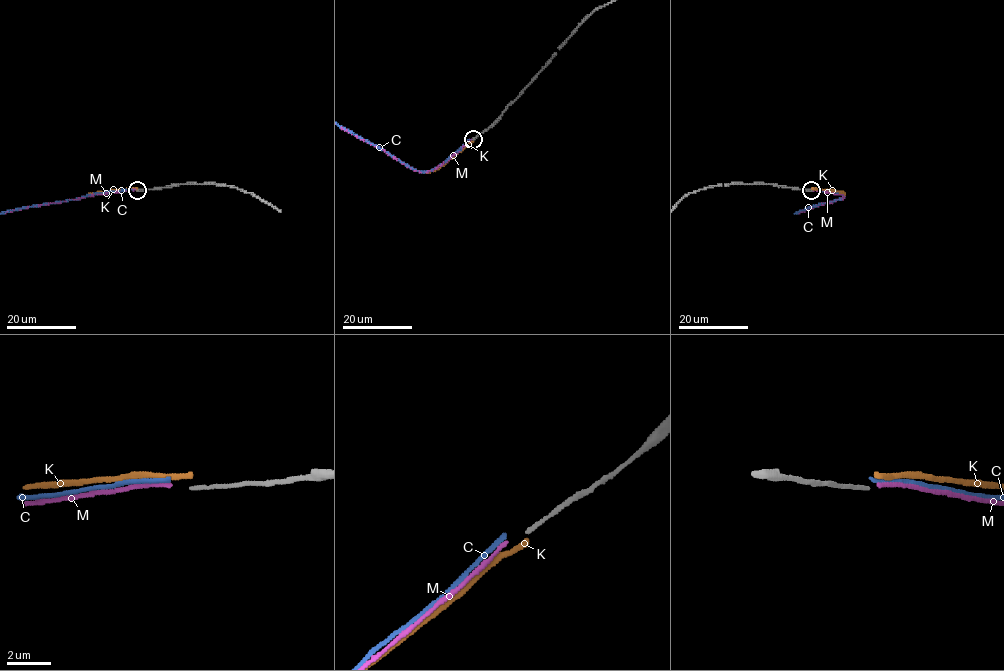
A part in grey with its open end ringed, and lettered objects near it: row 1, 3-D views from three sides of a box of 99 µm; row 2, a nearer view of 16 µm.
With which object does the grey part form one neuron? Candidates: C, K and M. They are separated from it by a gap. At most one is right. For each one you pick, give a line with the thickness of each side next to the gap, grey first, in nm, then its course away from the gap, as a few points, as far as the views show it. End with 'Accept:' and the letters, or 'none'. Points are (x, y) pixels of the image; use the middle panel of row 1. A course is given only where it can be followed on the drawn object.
Accept: none

